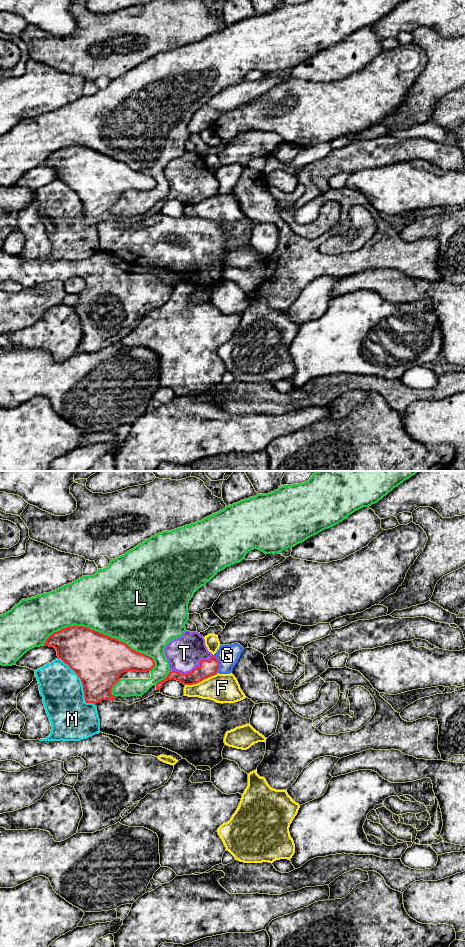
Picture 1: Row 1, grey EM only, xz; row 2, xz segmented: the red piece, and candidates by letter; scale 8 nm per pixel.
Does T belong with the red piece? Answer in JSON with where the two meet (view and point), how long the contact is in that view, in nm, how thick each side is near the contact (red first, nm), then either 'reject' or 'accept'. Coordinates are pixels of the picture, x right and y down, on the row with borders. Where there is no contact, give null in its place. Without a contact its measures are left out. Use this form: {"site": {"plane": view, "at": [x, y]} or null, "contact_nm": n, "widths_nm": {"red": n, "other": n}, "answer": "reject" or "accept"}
{"site": {"plane": "xz", "at": [195, 668]}, "contact_nm": 360, "widths_nm": {"red": 130, "other": 280}, "answer": "accept"}

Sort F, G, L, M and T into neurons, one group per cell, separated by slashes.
F / G / L / M / T

